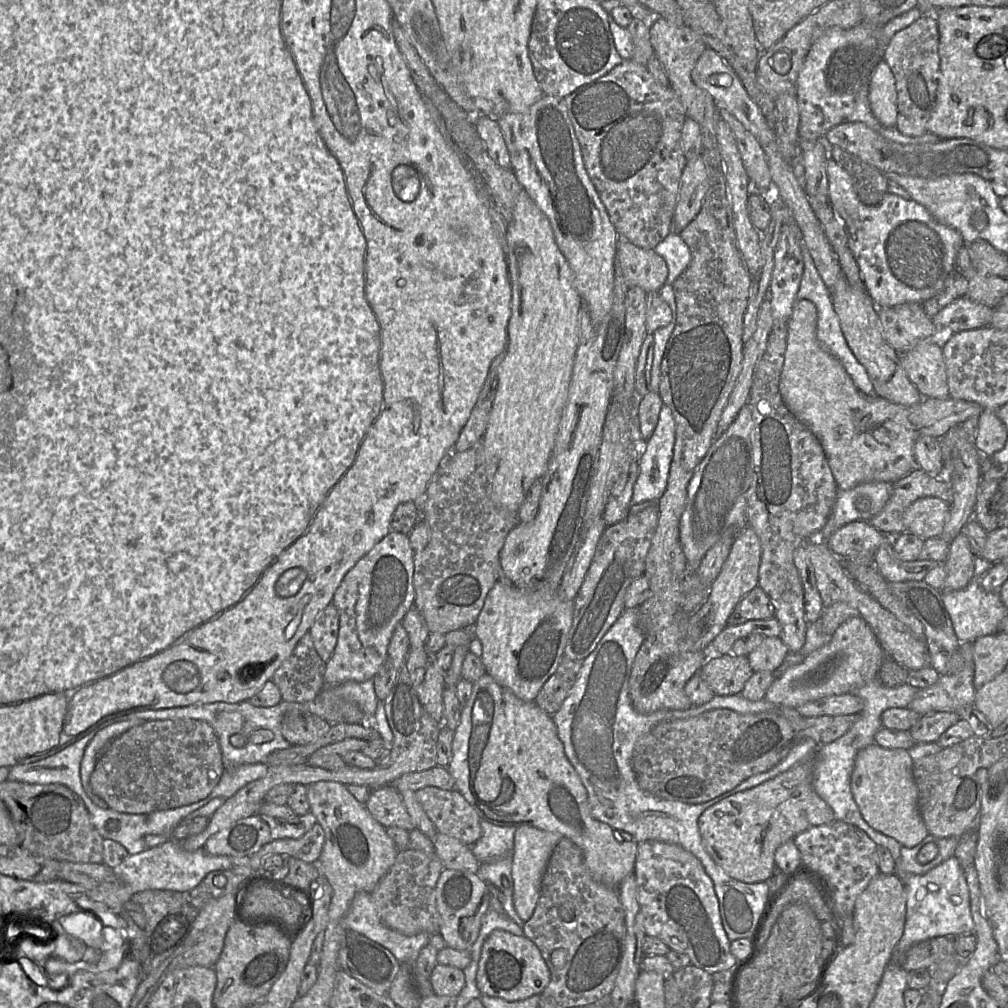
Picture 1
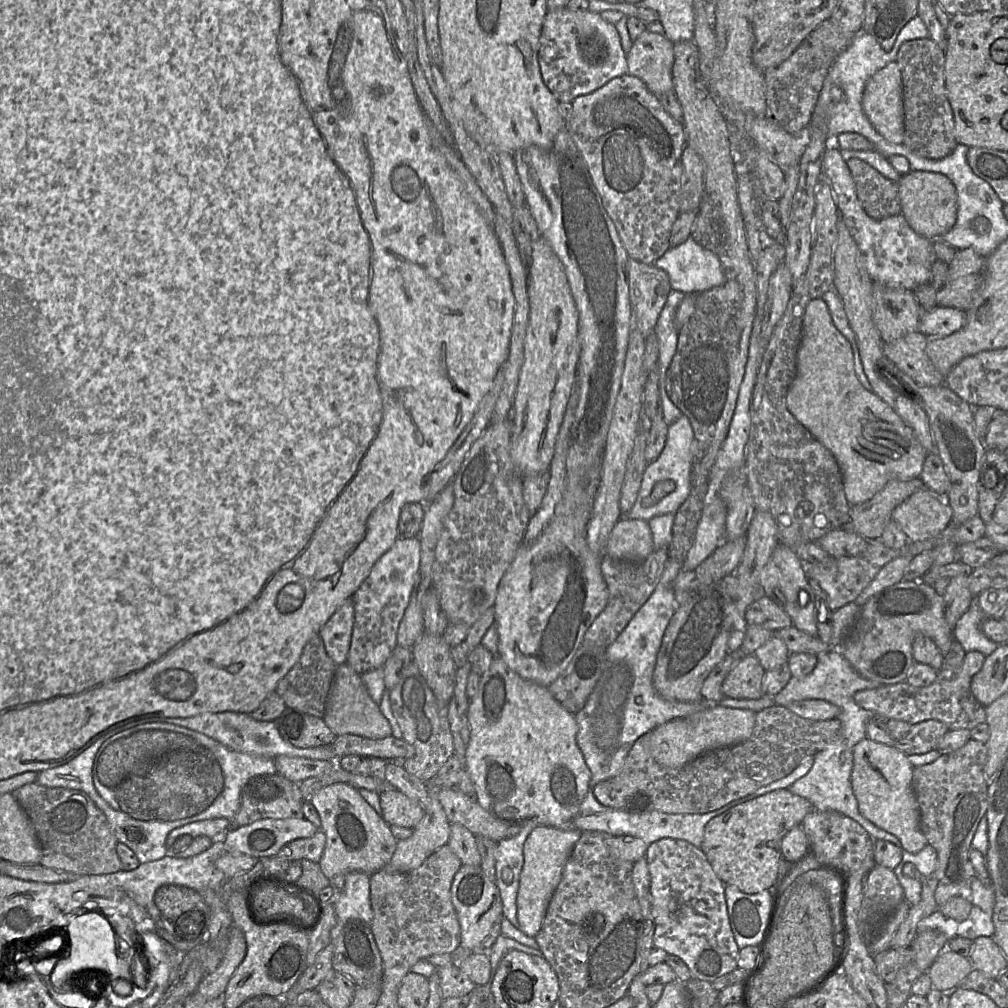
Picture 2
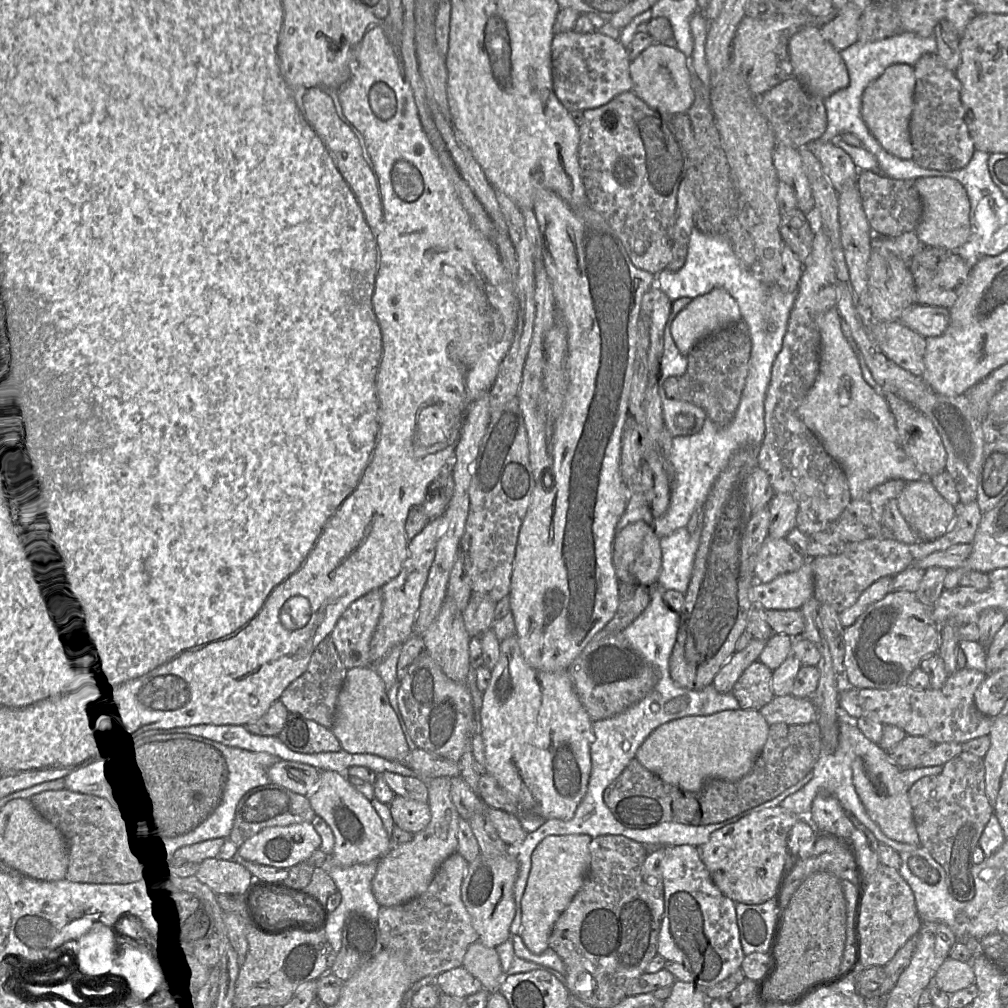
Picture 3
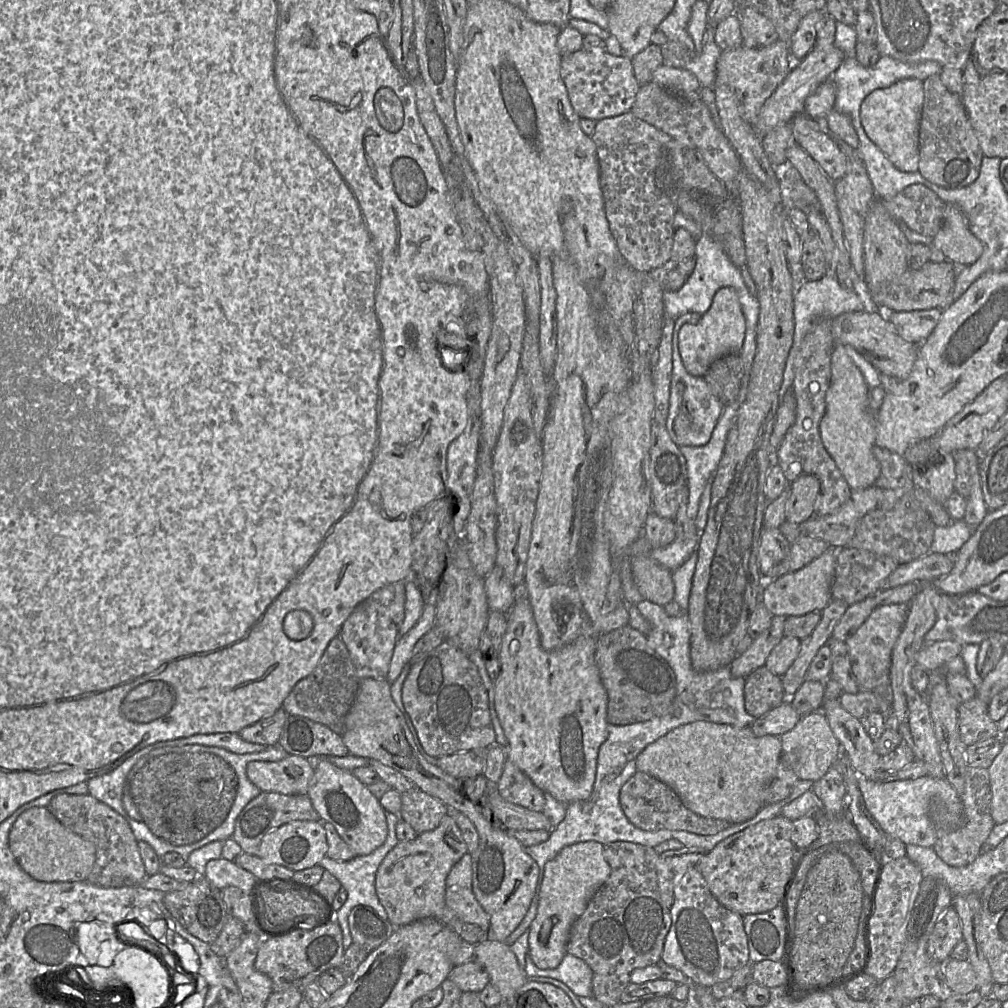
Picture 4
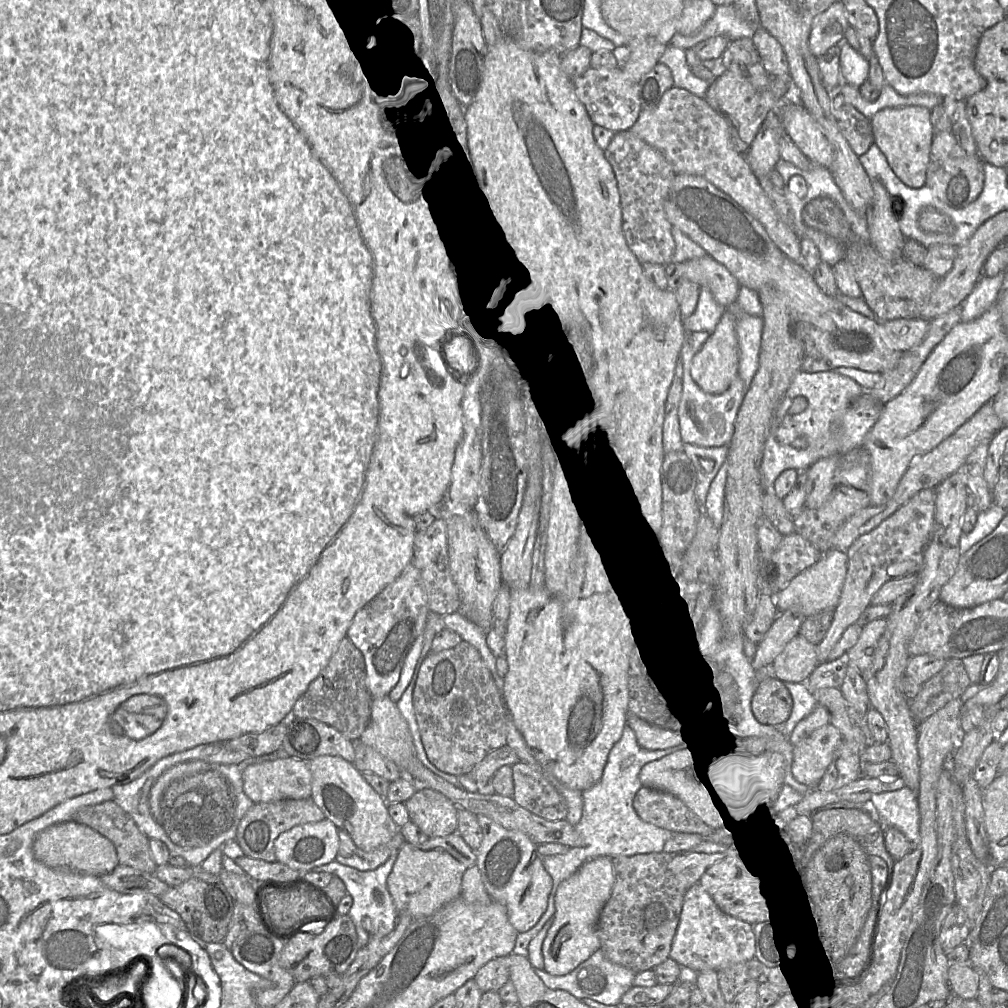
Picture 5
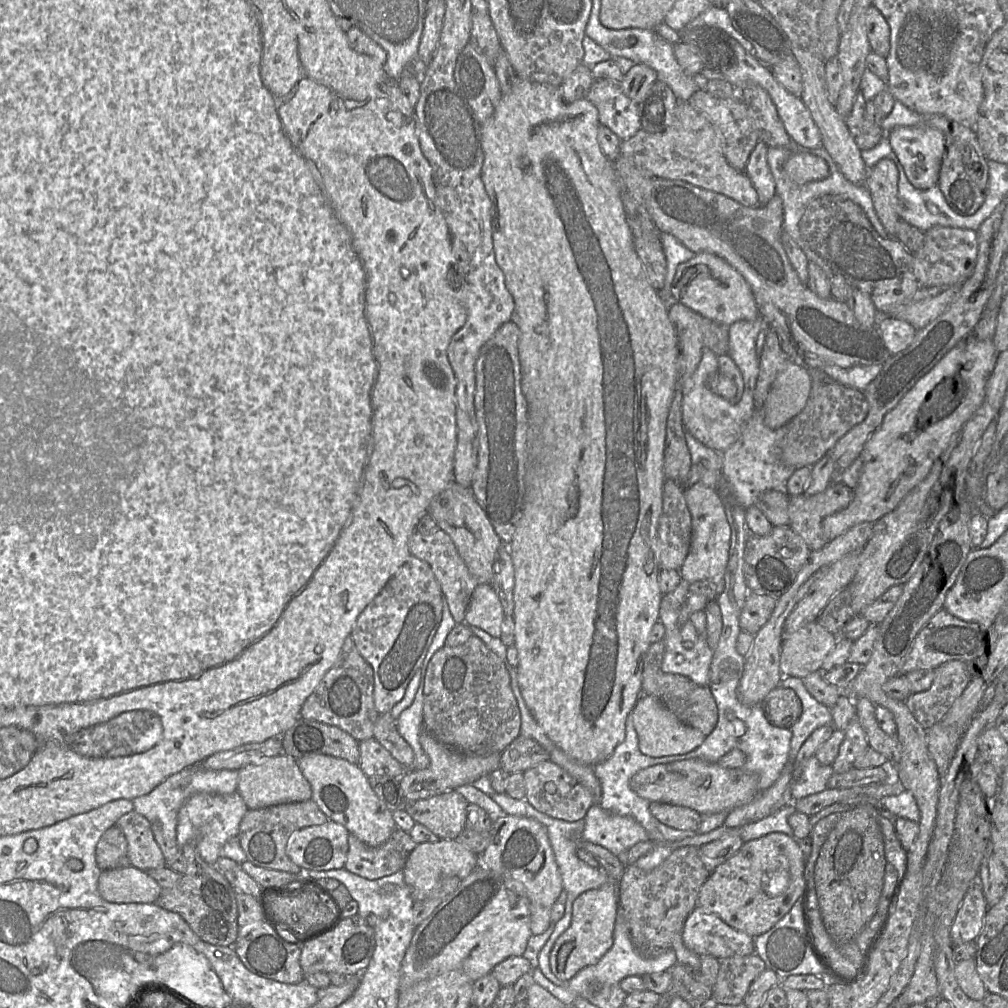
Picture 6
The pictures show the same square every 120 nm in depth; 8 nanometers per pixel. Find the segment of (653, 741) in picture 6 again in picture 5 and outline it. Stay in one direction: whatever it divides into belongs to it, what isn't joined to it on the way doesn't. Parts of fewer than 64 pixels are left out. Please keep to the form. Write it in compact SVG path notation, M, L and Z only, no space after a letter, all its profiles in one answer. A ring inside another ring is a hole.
M629 715L627 723L635 732L638 744L647 750L670 749L691 740L679 737L674 730L651 724L635 715Z

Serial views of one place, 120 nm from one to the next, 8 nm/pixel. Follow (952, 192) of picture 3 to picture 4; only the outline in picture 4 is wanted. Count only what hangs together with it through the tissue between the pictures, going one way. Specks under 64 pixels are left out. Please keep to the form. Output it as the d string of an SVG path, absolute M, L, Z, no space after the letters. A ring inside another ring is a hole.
M946 204L943 224L931 247L941 250L955 265L971 265L983 253L983 244L970 231L967 216L953 204Z

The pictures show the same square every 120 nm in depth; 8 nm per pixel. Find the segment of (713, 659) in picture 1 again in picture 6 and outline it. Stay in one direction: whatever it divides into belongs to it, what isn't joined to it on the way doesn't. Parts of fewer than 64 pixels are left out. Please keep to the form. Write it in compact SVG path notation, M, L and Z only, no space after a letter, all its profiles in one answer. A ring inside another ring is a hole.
M781 685L772 689L761 703L764 714L775 727L791 729L802 714L802 703L796 693Z

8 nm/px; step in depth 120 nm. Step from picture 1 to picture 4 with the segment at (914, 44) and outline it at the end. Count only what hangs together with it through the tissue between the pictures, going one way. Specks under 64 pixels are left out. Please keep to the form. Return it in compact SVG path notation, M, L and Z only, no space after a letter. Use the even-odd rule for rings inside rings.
M940 75L930 76L922 82L924 102L919 126L919 172L928 181L945 189L967 187L978 178L984 154L962 98L945 87Z

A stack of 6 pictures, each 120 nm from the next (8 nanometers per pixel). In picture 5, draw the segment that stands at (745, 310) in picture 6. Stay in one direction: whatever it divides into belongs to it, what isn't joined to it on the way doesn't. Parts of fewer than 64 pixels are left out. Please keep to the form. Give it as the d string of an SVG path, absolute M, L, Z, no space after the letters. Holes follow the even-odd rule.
M708 255L677 264L668 263L665 274L667 289L675 293L682 284L692 282L699 288L707 288L725 309L737 301L740 289L738 280Z

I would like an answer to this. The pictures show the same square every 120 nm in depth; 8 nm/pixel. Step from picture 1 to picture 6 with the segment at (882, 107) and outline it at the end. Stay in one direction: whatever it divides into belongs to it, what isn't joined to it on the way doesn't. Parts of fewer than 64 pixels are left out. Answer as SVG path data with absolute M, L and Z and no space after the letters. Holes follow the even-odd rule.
M927 125L899 126L886 135L906 177L915 188L927 190L937 185L947 145L947 136L941 130Z

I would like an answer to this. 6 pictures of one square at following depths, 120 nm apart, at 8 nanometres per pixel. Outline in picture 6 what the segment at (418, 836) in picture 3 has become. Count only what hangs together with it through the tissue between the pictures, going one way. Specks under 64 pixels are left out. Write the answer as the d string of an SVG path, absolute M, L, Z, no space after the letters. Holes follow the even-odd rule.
M440 839L434 843L420 843L410 853L402 869L405 883L410 887L415 901L430 897L442 881L450 877L465 879L478 865L478 856L456 840Z

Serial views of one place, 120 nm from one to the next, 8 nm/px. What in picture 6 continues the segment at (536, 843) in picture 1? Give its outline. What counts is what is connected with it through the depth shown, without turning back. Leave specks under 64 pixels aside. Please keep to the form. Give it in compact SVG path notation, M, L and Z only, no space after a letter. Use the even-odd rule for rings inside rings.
M607 882L598 889L579 895L572 908L569 928L556 940L550 953L550 968L556 978L568 981L581 969L598 963L614 942L618 911L618 884Z

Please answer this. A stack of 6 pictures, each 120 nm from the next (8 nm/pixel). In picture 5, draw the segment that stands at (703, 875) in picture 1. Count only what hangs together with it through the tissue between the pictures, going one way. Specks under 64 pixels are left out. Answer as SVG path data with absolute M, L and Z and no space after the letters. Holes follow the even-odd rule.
M700 883L694 884L685 894L669 958L680 966L702 972L718 971L751 960L754 956L755 937L751 925L721 911Z

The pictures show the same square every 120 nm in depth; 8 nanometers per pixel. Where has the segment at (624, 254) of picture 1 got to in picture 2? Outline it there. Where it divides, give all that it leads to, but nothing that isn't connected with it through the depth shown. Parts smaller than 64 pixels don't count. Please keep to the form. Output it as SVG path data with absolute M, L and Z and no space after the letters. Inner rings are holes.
M633 258L627 263L629 297L634 326L644 337L654 332L659 315L672 290L667 273Z

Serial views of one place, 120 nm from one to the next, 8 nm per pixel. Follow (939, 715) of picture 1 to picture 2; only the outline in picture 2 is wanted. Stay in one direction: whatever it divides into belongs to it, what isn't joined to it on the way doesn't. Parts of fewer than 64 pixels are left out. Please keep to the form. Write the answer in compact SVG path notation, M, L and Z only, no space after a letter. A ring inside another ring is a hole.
M923 721L913 725L905 737L896 741L894 748L907 757L925 754L934 749L948 731L948 726L940 721Z

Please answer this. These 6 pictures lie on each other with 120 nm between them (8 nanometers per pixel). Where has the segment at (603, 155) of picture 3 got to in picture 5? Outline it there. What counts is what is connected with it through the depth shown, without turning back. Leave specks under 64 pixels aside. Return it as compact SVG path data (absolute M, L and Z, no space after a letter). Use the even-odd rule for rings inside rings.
M630 130L615 132L608 147L604 150L604 155L617 180L622 211L622 230L629 249L640 264L667 265L675 250L675 243L671 235L672 226L664 211L664 202L675 176L672 166L660 151L635 136Z

